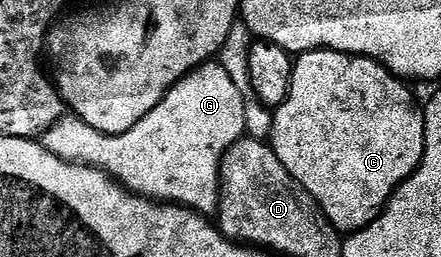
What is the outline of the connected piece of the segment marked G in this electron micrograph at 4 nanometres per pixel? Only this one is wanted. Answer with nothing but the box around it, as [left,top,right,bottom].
[41,62,247,218]

